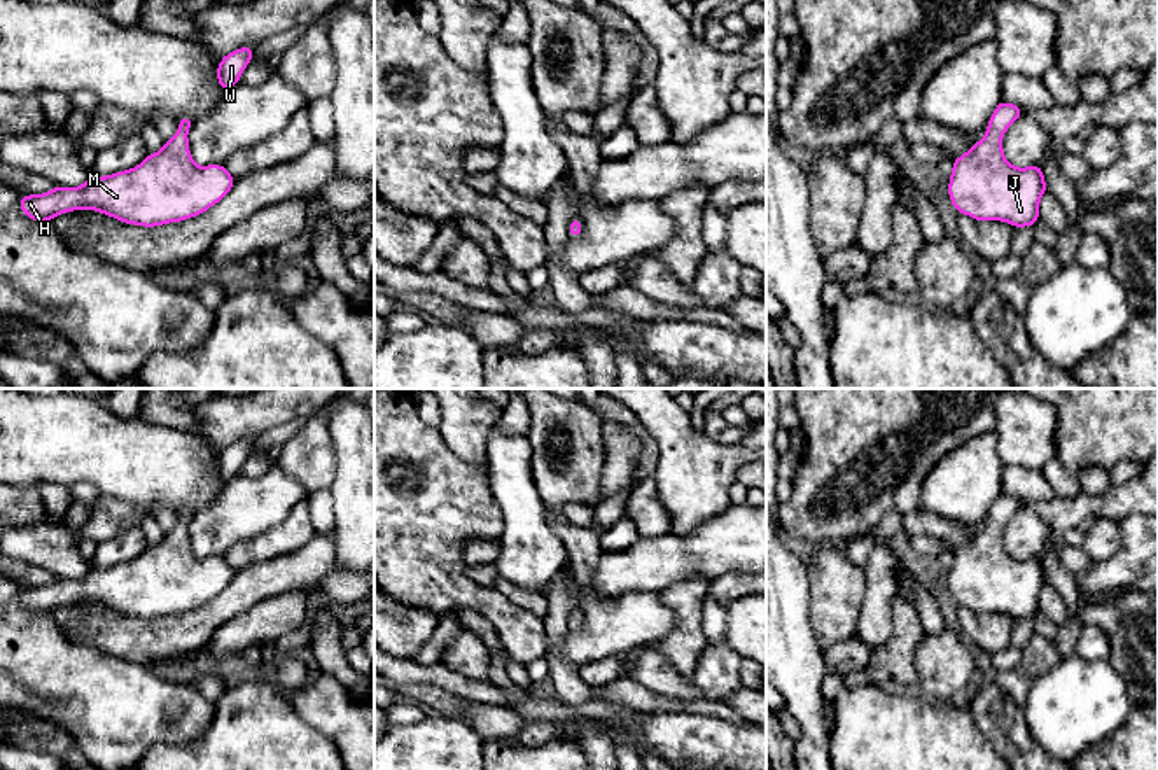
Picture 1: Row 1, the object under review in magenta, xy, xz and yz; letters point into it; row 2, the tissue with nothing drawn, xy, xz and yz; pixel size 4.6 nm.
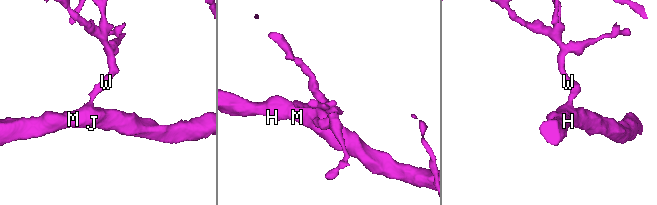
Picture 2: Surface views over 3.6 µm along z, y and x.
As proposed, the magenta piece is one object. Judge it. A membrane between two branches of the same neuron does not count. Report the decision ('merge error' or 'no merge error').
no merge error

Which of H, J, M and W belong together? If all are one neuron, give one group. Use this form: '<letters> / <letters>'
H J M W

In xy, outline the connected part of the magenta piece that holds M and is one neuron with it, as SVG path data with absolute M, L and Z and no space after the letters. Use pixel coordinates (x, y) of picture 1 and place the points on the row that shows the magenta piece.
M182 116L178 131L156 154L107 177L93 175L80 187L56 186L19 200L23 215L51 222L73 210L96 210L119 222L156 228L201 215L226 198L236 178L224 164L198 166L187 131L194 119Z

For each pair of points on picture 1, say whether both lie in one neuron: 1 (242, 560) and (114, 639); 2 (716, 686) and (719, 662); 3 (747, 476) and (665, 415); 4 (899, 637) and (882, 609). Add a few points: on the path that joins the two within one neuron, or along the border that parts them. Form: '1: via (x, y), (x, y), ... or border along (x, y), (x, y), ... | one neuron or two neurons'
1: border along (275, 557), (251, 562), (237, 571) | two neurons
2: via (716, 681), (718, 667) | one neuron
3: border along (747, 462), (735, 480) | two neurons
4: border along (901, 597), (892, 602), (892, 632), (875, 650) | two neurons

